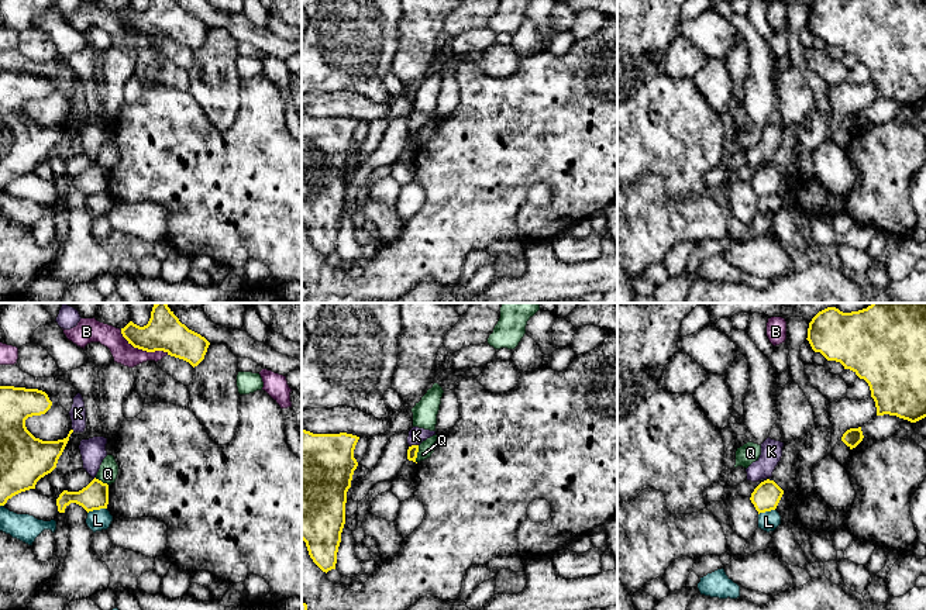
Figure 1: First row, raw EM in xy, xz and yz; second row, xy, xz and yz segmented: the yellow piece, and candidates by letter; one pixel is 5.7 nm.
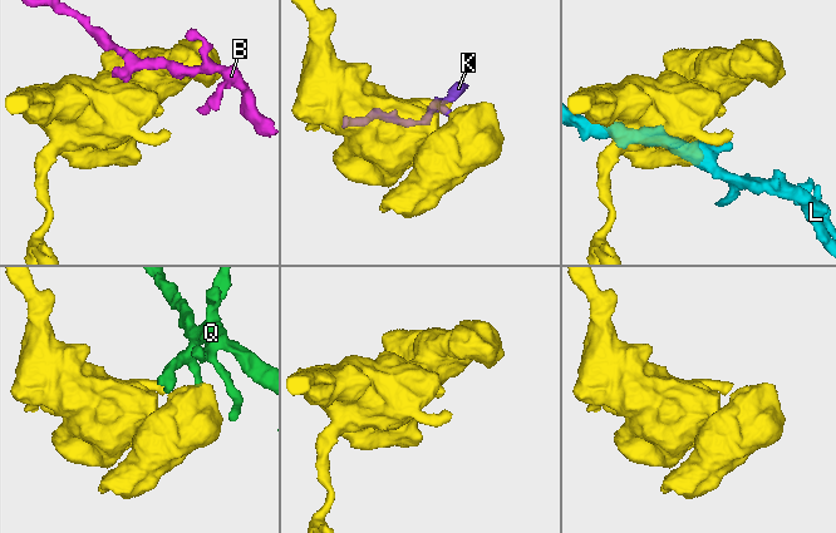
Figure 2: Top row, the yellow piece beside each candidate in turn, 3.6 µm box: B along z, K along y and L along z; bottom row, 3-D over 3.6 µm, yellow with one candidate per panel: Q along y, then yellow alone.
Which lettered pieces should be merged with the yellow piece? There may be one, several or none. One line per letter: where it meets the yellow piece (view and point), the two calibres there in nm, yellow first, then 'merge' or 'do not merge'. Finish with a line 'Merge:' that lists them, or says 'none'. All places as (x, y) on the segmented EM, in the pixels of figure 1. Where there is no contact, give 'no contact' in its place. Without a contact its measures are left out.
B: contact xy (143, 350); calibres 220 and 130 nm; do not merge
K: contact xz (413, 445); calibres 60 and 100 nm; do not merge
L: contact xy (96, 509); calibres 160 and 120 nm; do not merge
Q: contact xz (416, 454); calibres 60 and 90 nm; do not merge
Merge: none

